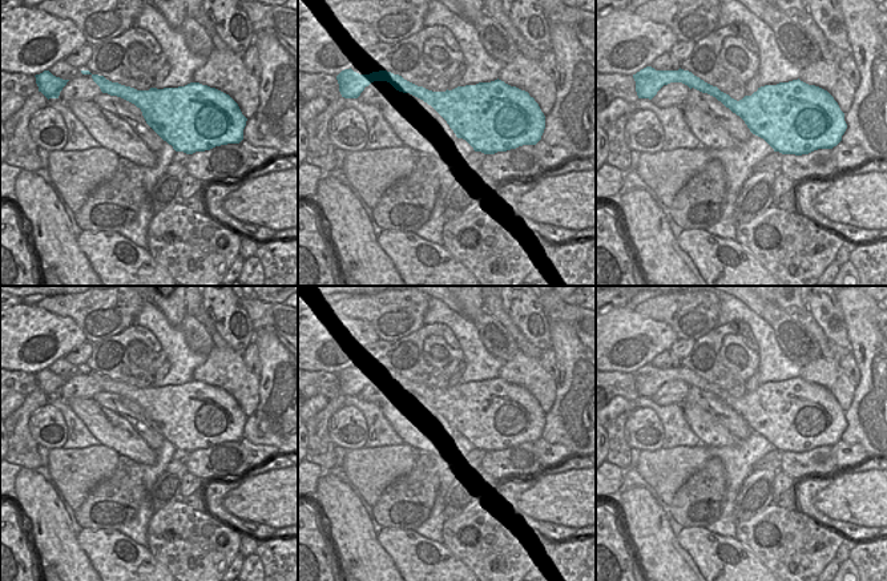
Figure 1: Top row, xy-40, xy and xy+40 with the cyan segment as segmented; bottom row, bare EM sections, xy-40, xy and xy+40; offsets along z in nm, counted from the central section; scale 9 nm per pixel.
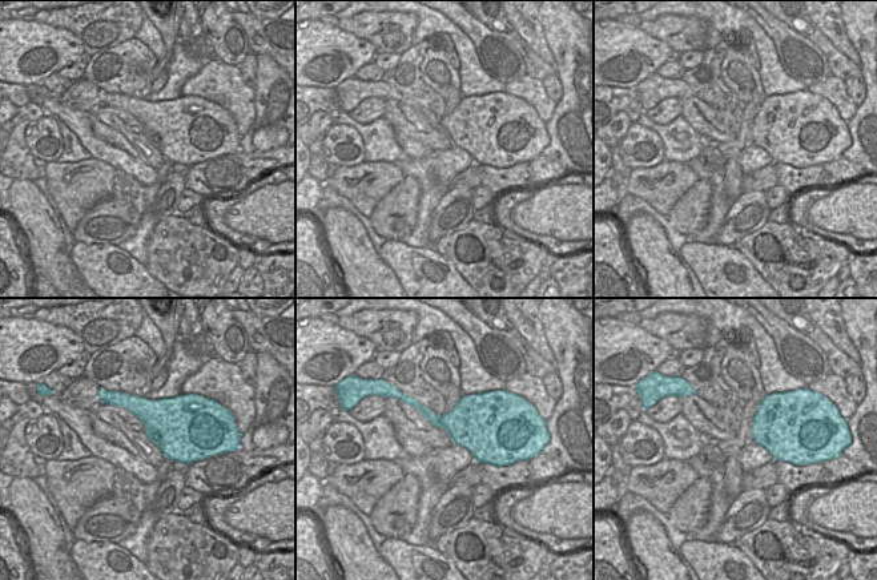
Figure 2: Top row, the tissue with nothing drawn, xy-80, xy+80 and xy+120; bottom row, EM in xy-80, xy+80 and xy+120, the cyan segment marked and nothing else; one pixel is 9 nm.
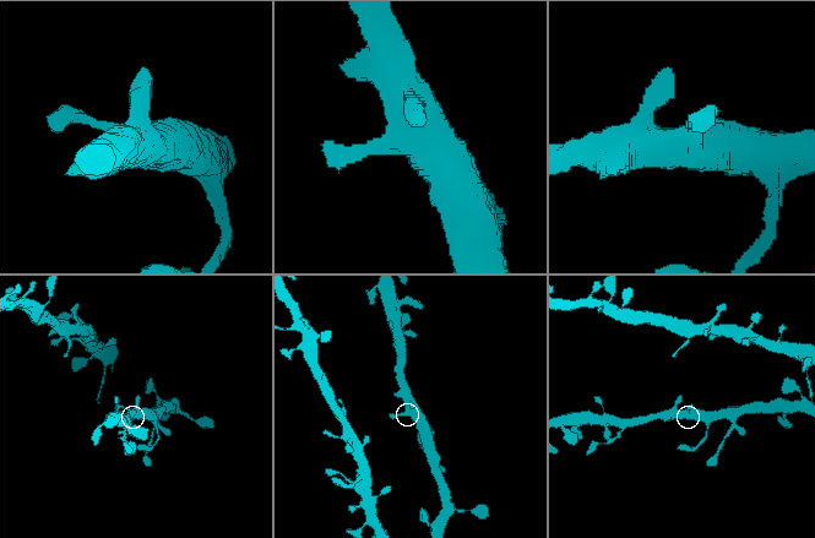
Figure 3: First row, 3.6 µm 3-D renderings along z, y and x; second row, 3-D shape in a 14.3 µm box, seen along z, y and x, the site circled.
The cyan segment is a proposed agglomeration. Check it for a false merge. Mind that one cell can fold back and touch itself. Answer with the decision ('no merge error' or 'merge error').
no merge error

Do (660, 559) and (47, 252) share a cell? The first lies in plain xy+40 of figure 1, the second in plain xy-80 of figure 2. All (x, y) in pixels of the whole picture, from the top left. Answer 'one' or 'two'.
one

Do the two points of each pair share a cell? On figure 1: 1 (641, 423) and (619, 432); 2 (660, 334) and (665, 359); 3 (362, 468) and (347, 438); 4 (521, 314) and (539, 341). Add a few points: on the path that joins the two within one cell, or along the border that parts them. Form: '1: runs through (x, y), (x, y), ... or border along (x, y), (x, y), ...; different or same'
1: border along (628, 414), (625, 442), (631, 447); different
2: border along (668, 350), (664, 350), (649, 363); different
3: border along (363, 447), (346, 450); different
4: runs through (528, 321), (539, 334); same

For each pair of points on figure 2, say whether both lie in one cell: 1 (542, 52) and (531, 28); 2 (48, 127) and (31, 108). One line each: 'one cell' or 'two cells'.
1: one cell
2: two cells

